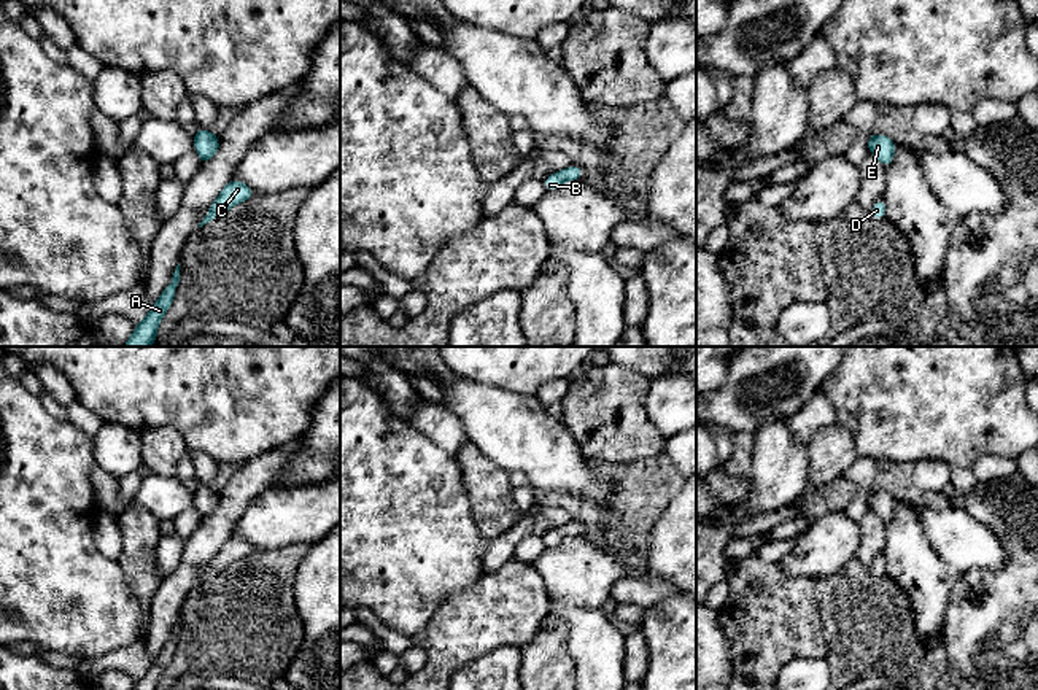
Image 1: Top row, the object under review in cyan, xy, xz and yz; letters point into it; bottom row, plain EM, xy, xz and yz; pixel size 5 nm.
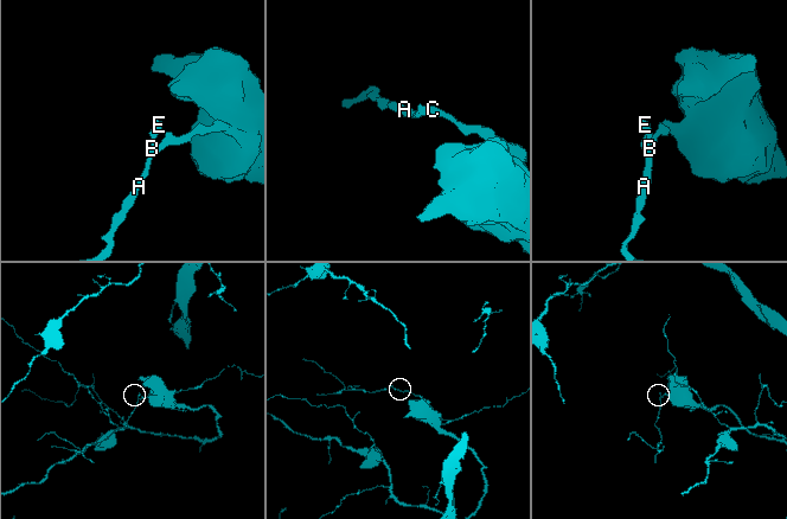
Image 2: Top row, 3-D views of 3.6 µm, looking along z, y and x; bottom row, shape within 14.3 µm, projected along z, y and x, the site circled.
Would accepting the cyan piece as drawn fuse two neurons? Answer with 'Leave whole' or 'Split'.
Leave whole

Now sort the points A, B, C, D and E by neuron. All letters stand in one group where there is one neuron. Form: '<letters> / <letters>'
A B C D E

